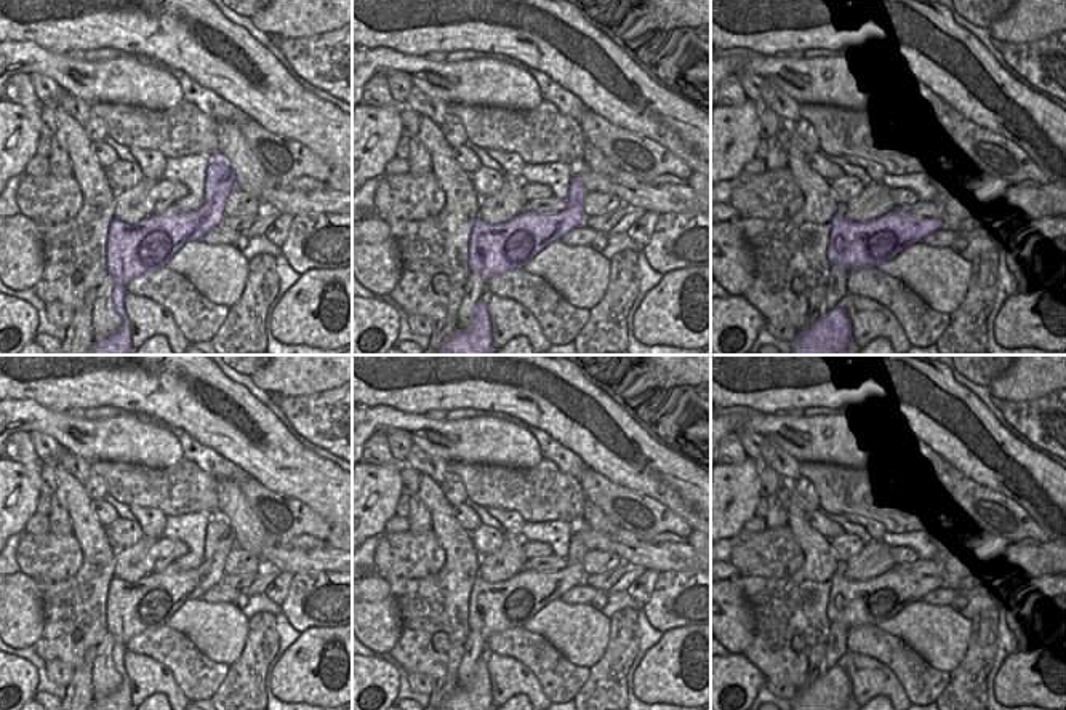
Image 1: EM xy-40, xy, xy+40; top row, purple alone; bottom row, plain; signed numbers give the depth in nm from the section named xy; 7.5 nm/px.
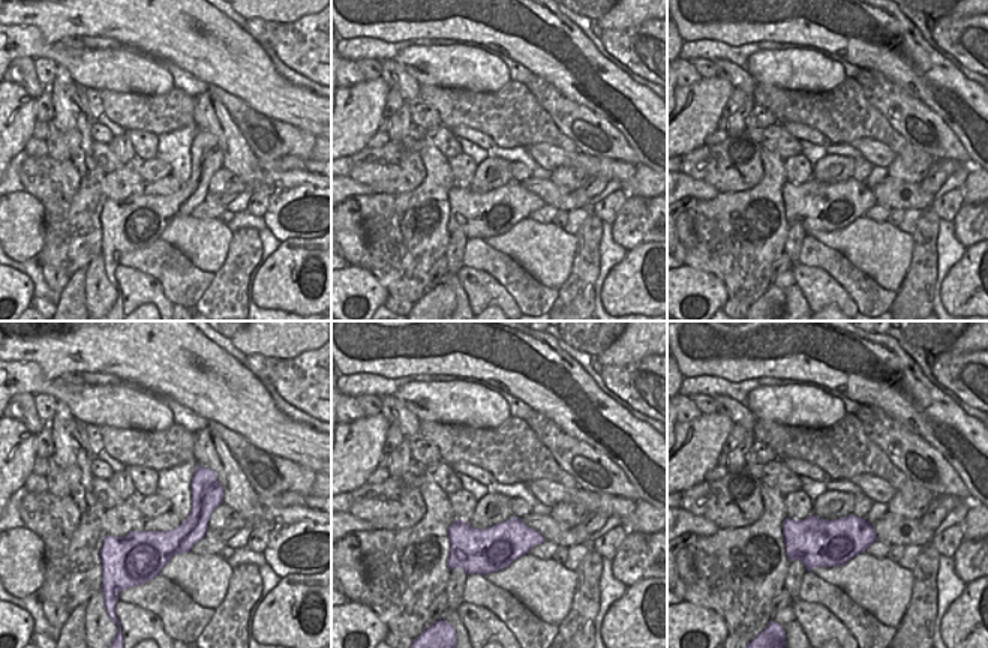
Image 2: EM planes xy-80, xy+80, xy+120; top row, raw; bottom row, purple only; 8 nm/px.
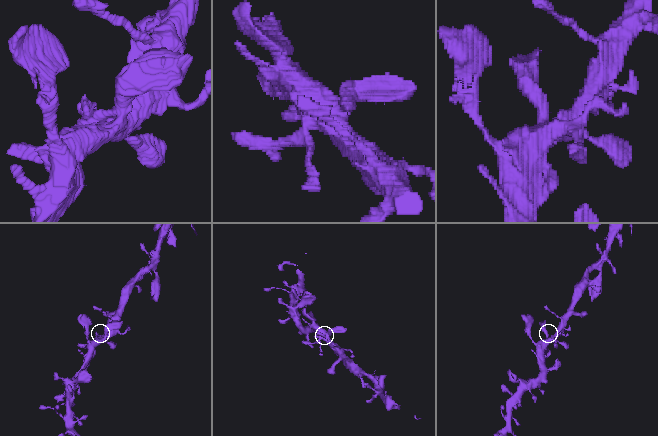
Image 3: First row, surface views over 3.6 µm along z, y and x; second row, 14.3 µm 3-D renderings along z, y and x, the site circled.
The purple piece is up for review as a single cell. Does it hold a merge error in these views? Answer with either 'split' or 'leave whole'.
leave whole

